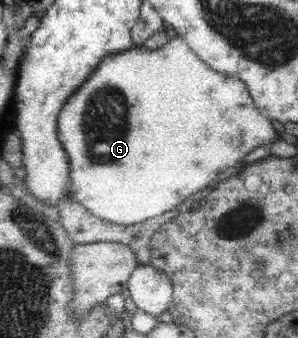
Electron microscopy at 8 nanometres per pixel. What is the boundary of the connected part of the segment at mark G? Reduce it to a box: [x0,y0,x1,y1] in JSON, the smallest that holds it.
[56,35,278,226]

